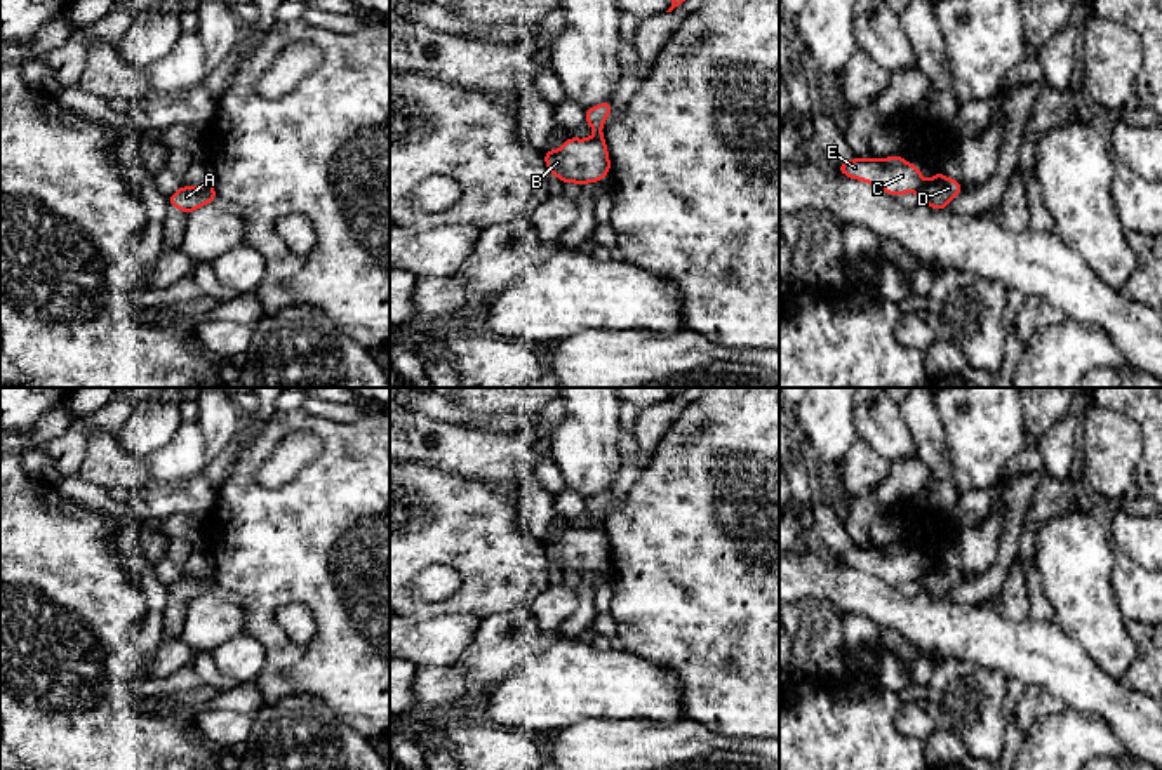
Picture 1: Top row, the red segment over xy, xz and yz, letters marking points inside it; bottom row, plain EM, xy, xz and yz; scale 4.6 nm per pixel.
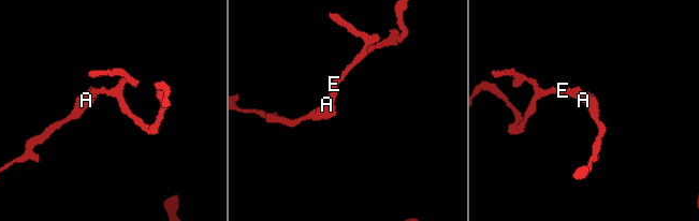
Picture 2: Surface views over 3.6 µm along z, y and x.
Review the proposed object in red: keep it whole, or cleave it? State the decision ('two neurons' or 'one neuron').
two neurons

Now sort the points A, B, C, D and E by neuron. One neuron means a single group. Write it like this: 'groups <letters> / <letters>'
groups A B D / C E

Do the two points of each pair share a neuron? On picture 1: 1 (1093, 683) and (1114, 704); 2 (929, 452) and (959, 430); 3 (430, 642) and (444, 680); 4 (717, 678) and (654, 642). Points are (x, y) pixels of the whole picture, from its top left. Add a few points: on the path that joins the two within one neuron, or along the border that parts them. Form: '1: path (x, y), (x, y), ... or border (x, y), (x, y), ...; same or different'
1: path (1098, 689), (1108, 699); same
2: border (933, 405), (940, 418), (945, 454), (954, 478); different
3: border (454, 663), (418, 666); different
4: path (701, 663), (681, 642), (670, 642); same

